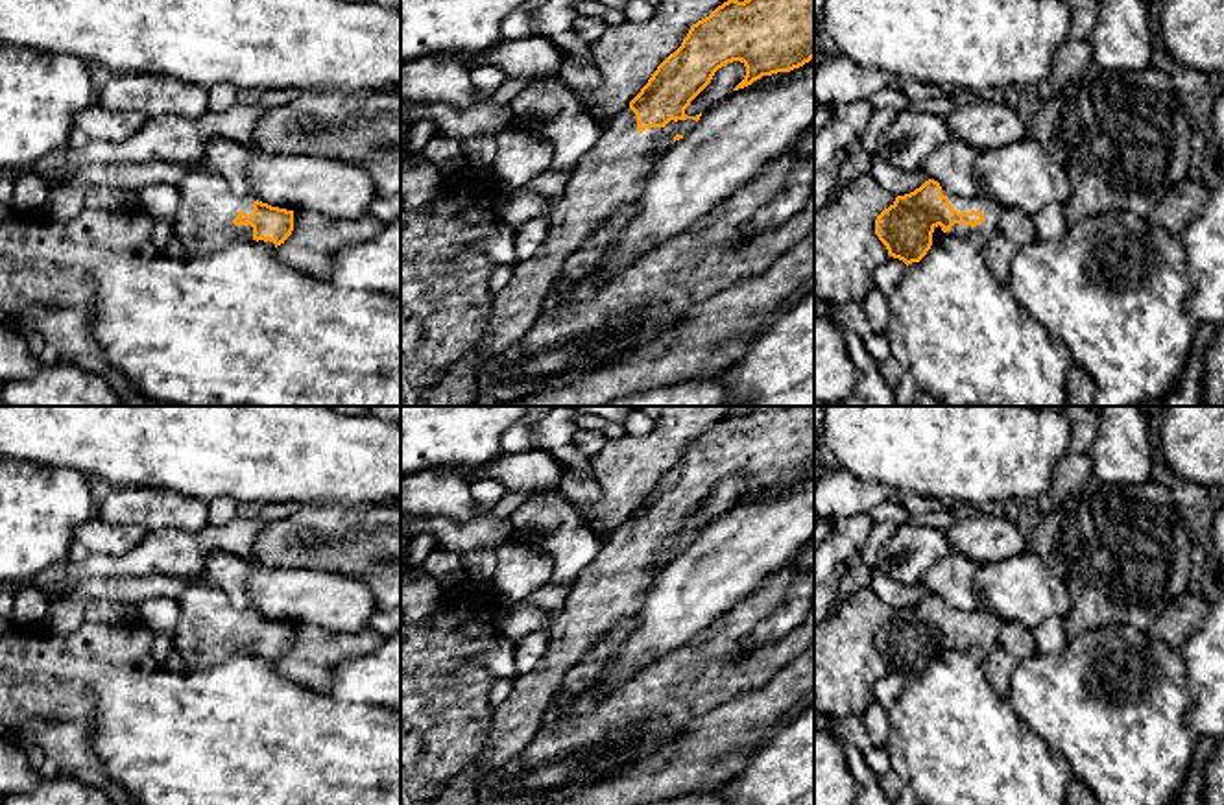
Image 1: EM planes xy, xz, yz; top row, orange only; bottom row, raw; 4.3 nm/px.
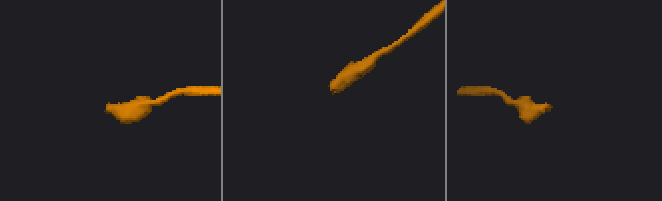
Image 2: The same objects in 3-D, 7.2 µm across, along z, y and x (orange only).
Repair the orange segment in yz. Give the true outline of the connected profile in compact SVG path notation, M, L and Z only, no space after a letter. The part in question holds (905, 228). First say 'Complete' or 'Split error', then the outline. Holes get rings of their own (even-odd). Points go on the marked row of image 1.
Split error. M929 179L910 194L897 196L875 220L875 234L888 255L906 266L919 262L932 244L962 238L984 249L1006 210L999 201L958 194Z

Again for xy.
Split error. M209 166L175 186L181 199L172 229L188 255L212 255L231 240L277 247L294 231L294 210L262 203L253 194L234 194Z

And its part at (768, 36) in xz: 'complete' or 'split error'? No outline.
split error

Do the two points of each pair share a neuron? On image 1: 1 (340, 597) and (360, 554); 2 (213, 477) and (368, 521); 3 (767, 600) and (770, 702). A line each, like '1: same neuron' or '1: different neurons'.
1: different neurons
2: different neurons
3: different neurons

